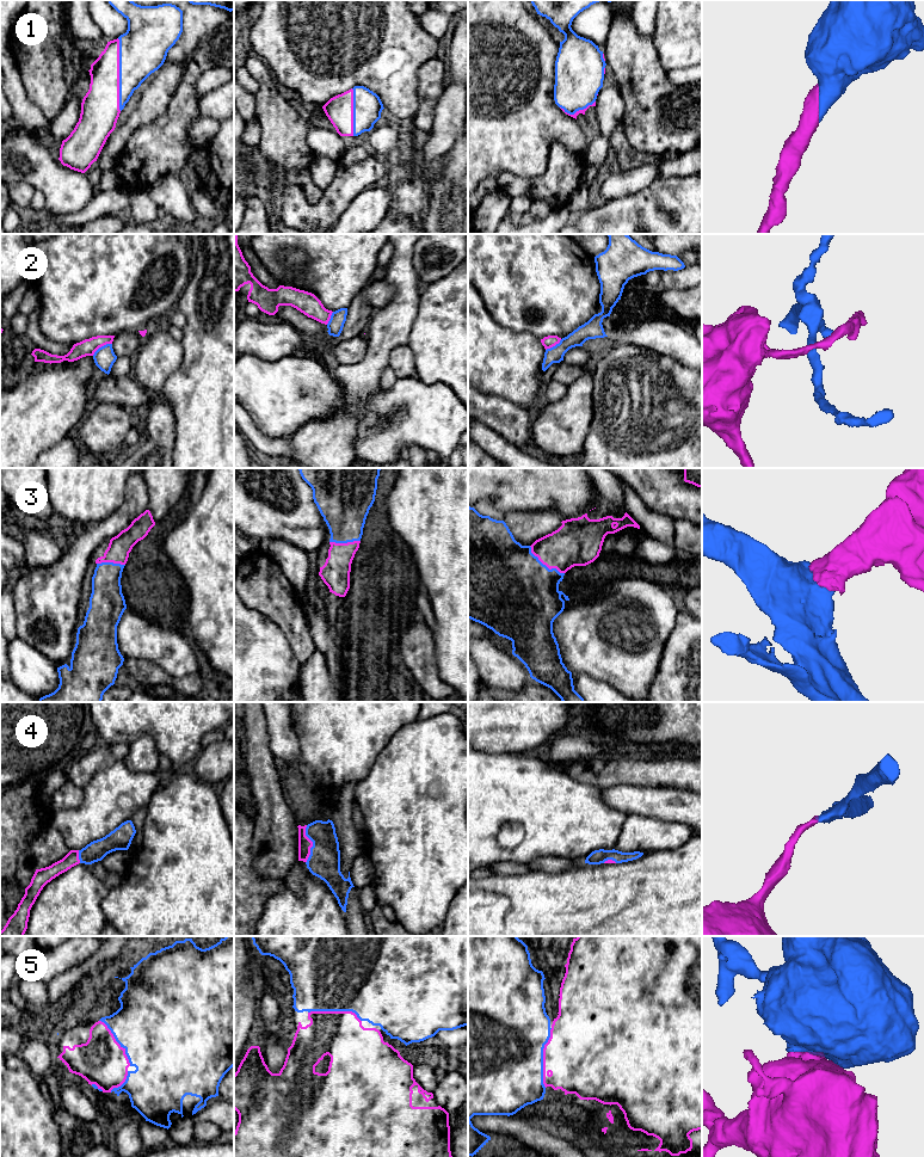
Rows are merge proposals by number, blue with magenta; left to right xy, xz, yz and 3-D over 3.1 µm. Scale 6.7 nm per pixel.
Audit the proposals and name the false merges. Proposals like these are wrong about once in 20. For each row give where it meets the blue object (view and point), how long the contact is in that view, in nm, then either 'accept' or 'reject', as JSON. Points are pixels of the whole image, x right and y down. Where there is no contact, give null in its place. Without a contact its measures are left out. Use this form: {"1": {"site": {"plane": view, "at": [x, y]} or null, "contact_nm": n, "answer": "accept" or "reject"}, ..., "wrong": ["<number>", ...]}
{"1": {"site": {"plane": "xy", "at": [119, 74]}, "contact_nm": 480, "answer": "accept"}, "2": {"site": {"plane": "xy", "at": [102, 346]}, "contact_nm": 160, "answer": "reject"}, "3": {"site": {"plane": "yz", "at": [544, 565]}, "contact_nm": 300, "answer": "accept"}, "4": {"site": {"plane": "xz", "at": [313, 844]}, "contact_nm": 260, "answer": "accept"}, "5": {"site": {"plane": "yz", "at": [542, 1058]}, "contact_nm": 400, "answer": "accept"}, "wrong": ["2"]}

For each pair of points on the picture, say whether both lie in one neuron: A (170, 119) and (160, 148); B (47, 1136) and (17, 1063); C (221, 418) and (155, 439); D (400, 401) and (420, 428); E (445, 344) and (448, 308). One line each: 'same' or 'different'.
A: same
B: different
C: different
D: same
E: same

